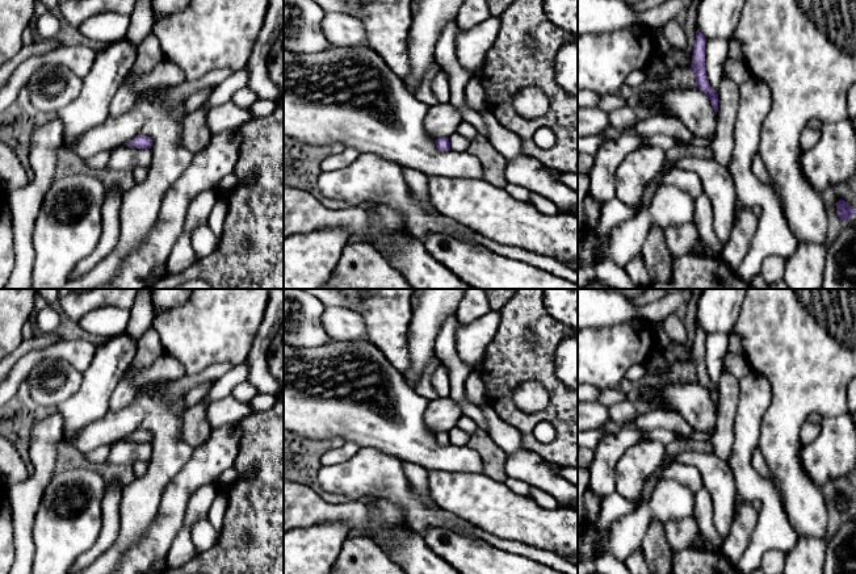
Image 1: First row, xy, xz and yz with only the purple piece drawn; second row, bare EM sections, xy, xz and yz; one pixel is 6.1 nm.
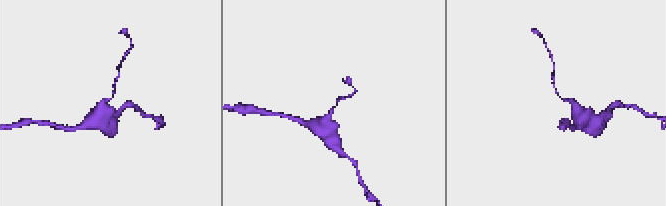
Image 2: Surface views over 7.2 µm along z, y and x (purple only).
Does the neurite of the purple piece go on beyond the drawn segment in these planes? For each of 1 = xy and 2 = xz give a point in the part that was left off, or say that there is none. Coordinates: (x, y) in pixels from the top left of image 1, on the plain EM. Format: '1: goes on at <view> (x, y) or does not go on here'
1: does not go on here
2: does not go on here

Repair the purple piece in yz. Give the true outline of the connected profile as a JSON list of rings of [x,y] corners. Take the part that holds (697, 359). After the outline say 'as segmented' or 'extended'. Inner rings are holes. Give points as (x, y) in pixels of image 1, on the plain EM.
[[[697,323],[696,335],[693,339],[693,349],[692,349],[692,364],[696,370],[696,381],[702,385],[712,397],[712,401],[717,408],[718,406],[718,389],[710,381],[706,365],[705,365],[705,339],[706,334],[704,328]]]; as segmented

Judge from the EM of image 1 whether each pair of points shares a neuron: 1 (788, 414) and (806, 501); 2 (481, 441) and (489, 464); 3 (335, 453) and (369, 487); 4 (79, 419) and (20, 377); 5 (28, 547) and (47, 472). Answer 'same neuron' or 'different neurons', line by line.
1: same neuron
2: same neuron
3: different neurons
4: different neurons
5: same neuron

